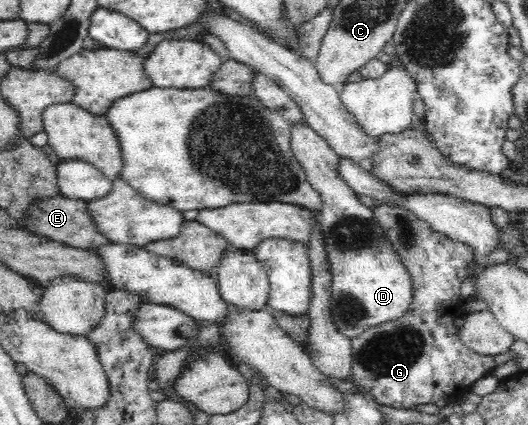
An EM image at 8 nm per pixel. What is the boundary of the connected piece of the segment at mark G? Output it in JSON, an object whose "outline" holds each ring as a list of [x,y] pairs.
{"outline":[[[380,204],[375,207],[373,214],[384,231],[386,241],[394,250],[394,256],[398,256],[400,264],[410,276],[412,301],[398,319],[368,327],[351,338],[352,375],[359,385],[370,389],[382,405],[408,409],[421,403],[432,403],[442,409],[472,392],[473,384],[491,375],[497,367],[492,356],[480,355],[464,345],[460,337],[461,328],[456,325],[456,317],[466,314],[470,302],[460,294],[460,285],[468,277],[469,268],[476,258],[474,250],[470,245],[432,229],[426,221],[402,205]]]}

